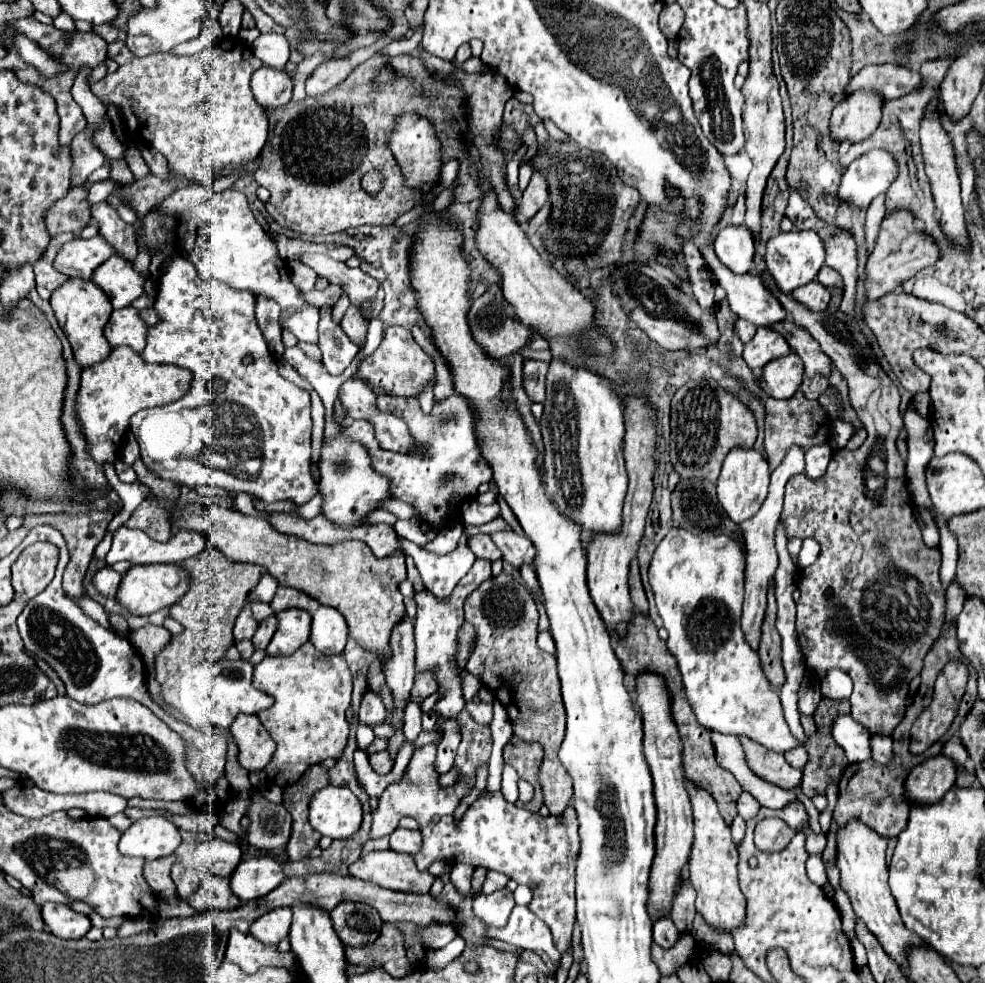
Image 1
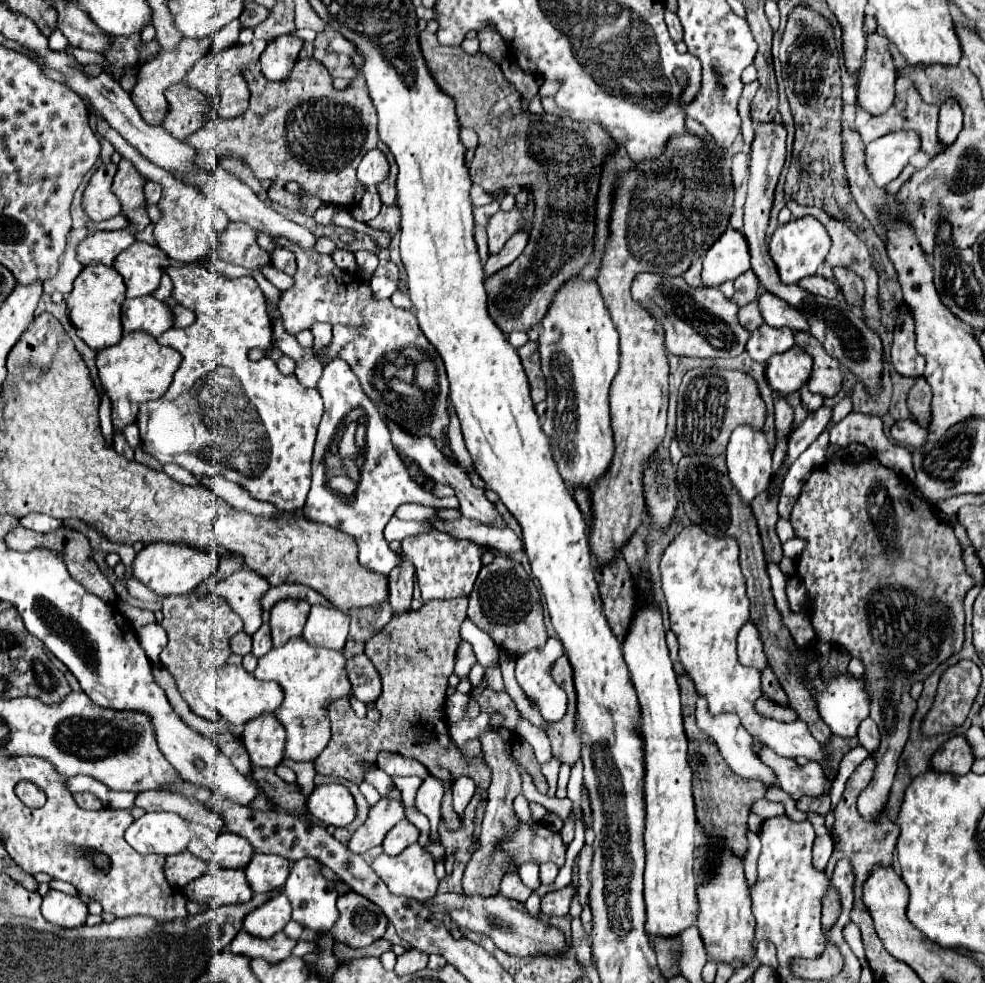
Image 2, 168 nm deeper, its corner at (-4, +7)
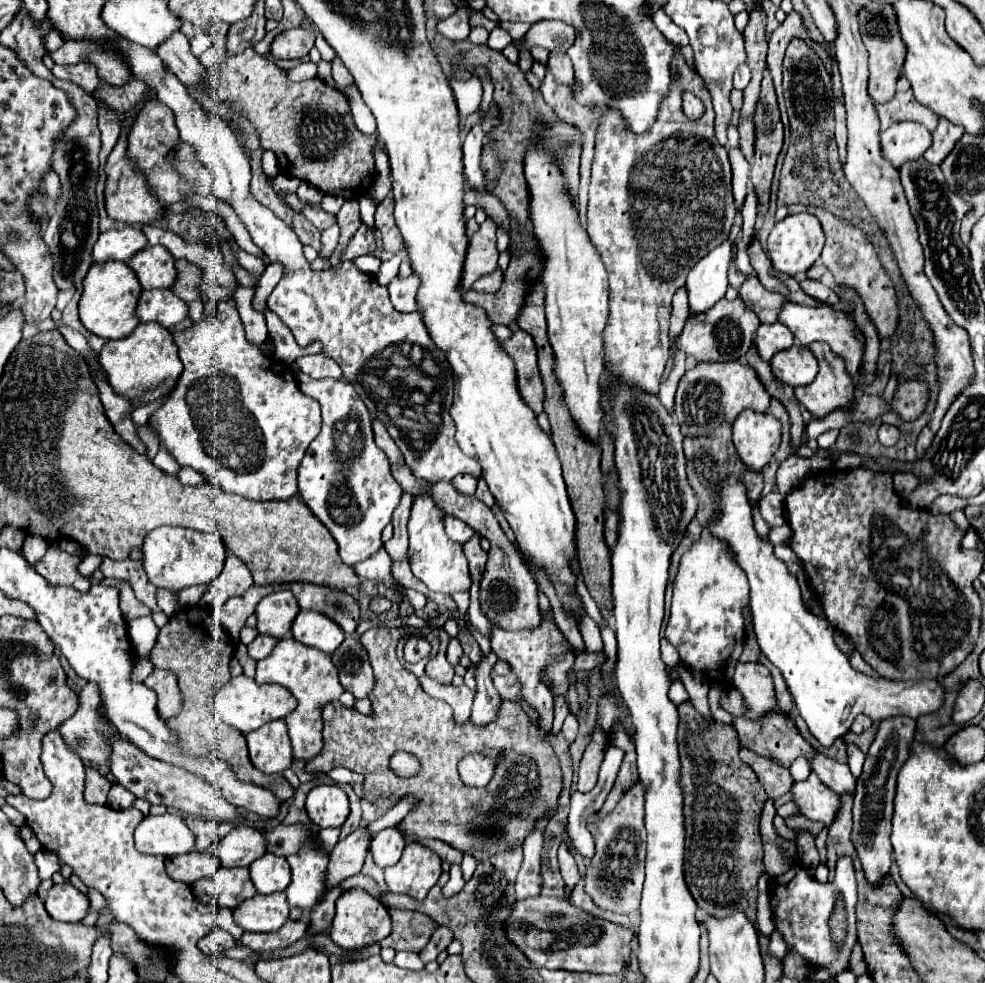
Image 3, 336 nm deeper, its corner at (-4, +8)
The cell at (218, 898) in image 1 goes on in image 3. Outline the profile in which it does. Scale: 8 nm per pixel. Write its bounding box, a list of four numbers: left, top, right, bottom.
[193,868,257,908]

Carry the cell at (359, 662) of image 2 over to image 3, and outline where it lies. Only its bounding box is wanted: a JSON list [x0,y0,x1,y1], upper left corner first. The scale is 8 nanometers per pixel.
[331,636,375,698]

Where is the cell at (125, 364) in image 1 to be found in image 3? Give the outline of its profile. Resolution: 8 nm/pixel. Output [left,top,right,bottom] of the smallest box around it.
[99,322,183,406]

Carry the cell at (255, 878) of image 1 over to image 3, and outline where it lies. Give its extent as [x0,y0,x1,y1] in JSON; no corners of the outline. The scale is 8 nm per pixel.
[251,854,291,894]

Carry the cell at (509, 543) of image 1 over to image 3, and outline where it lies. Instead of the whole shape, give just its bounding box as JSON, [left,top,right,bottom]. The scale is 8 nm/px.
[477,478,496,508]

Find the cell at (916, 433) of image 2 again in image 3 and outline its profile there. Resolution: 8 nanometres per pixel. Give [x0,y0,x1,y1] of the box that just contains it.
[877,424,899,446]

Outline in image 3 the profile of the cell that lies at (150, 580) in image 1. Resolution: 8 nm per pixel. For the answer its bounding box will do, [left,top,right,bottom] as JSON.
[143,526,227,590]

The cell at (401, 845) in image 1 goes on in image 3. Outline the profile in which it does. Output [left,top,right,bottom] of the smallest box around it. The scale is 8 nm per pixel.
[369,828,405,868]

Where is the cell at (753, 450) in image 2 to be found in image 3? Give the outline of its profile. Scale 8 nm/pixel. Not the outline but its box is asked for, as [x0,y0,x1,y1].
[733,410,781,472]

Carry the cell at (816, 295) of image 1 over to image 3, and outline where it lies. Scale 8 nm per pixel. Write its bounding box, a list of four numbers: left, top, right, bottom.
[801,280,841,306]

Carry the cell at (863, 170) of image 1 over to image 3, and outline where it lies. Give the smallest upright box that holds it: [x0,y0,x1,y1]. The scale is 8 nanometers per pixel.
[881,122,931,168]

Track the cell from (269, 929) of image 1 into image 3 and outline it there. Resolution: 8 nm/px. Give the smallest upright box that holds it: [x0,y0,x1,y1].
[233,892,289,932]

